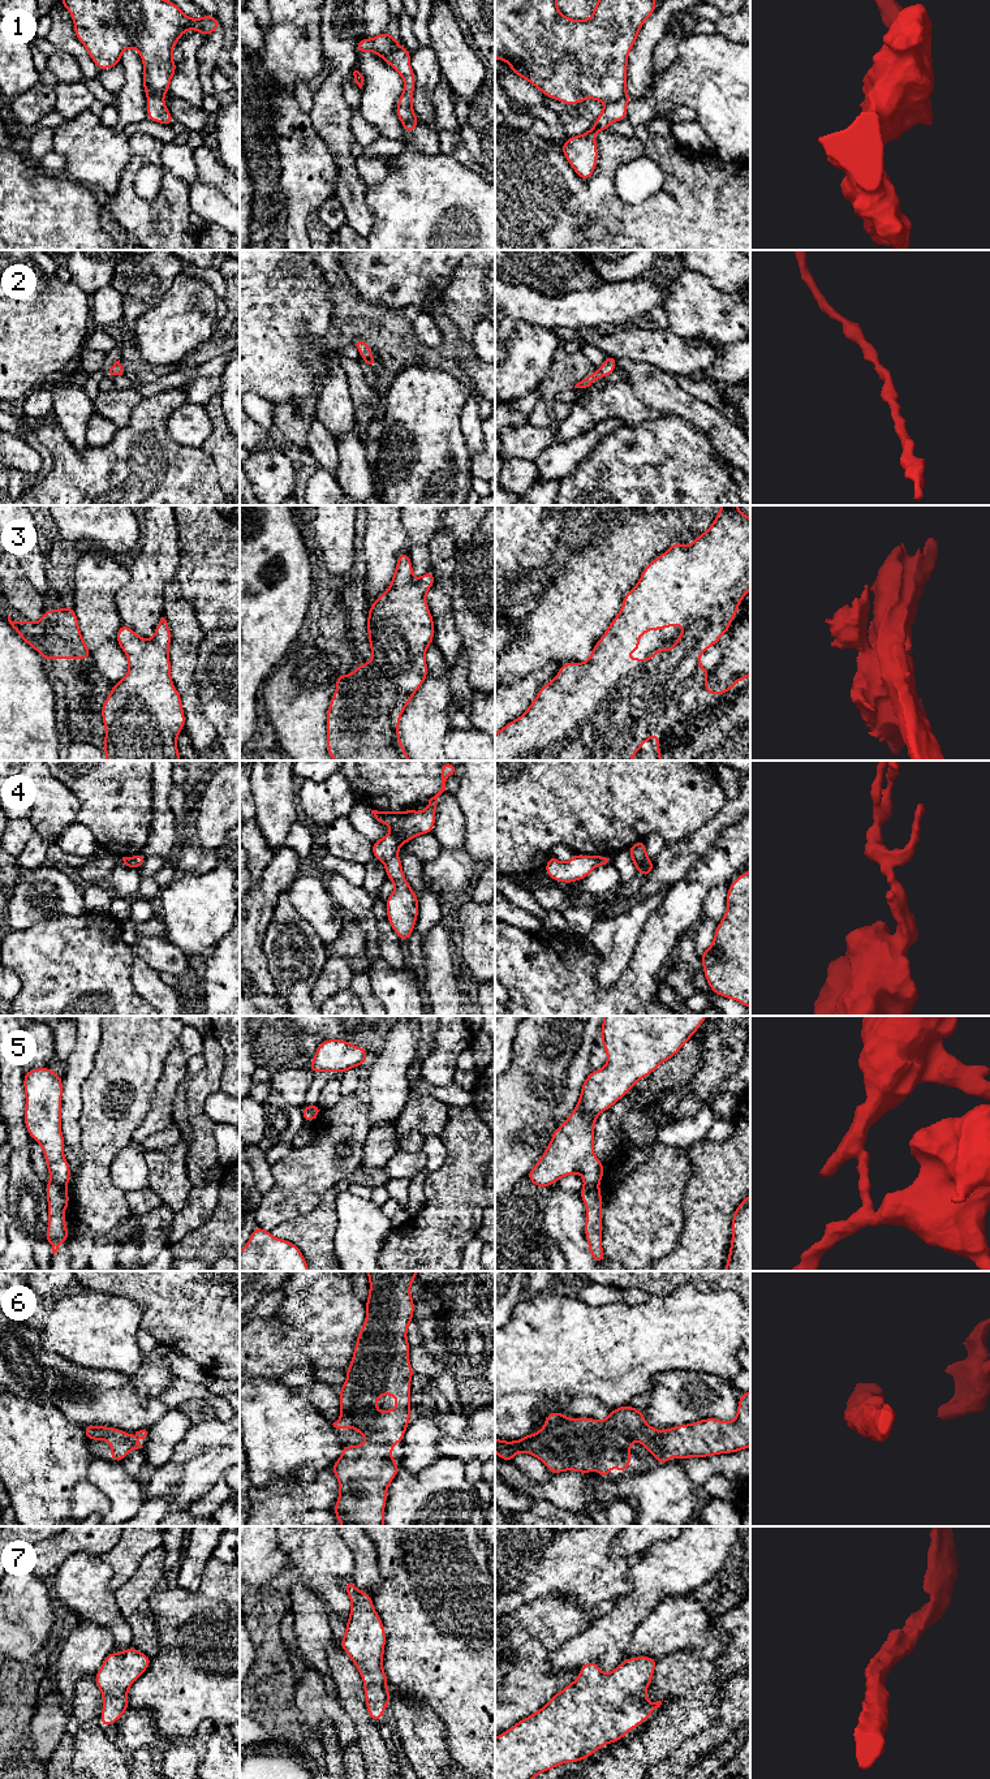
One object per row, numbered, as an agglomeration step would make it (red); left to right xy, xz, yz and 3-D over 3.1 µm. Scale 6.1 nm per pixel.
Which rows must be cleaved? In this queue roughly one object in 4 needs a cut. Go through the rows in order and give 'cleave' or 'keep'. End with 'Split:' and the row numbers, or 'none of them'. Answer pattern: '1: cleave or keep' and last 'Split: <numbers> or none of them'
1: cleave
2: keep
3: keep
4: cleave
5: cleave
6: keep
7: keep
Split: 1, 4, 5

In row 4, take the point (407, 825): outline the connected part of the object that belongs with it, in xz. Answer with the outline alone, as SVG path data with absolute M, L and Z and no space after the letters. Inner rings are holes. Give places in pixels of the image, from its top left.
M447 763L443 766L442 788L429 800L429 804L423 811L414 811L413 809L409 809L397 813L370 809L378 822L384 826L389 826L393 830L392 833L387 833L371 844L374 858L386 862L392 856L397 854L404 843L408 843L419 835L434 831L438 797L447 791L446 781L451 775L453 775L453 772L455 767L452 764Z

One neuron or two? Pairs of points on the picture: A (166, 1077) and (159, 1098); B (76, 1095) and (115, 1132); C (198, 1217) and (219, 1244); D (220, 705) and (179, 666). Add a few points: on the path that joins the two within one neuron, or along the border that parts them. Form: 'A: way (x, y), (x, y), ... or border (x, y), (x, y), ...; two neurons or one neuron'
A: way (166, 1082), (164, 1093); one neuron
B: border (90, 1071), (82, 1085), (80, 1131); two neurons
C: border (218, 1196), (211, 1217), (179, 1241); two neurons
D: border (197, 651), (194, 681), (203, 711); two neurons

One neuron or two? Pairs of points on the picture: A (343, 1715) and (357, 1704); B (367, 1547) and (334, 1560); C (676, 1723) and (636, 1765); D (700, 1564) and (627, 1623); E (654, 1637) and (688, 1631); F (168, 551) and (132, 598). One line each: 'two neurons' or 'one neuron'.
A: two neurons
B: two neurons
C: one neuron
D: one neuron
E: one neuron
F: one neuron

